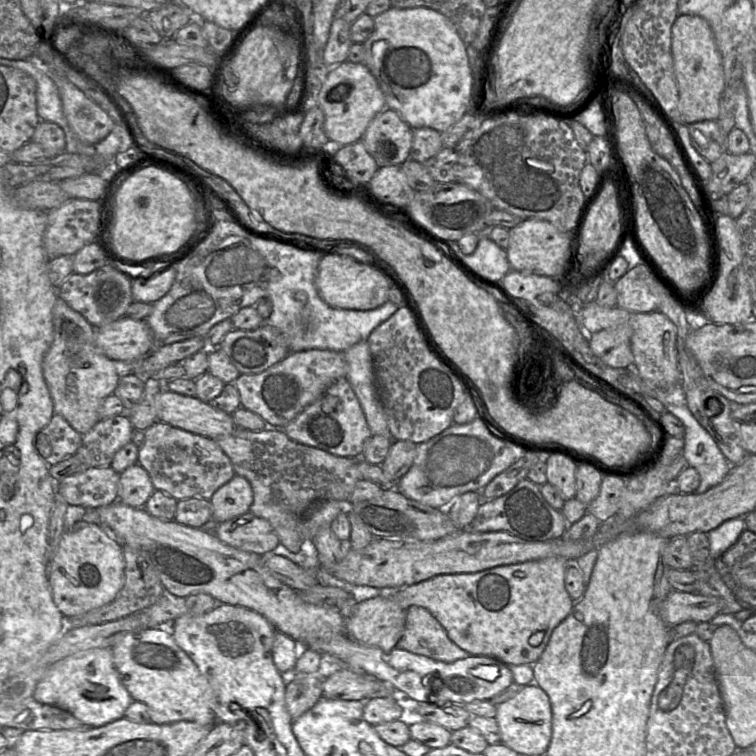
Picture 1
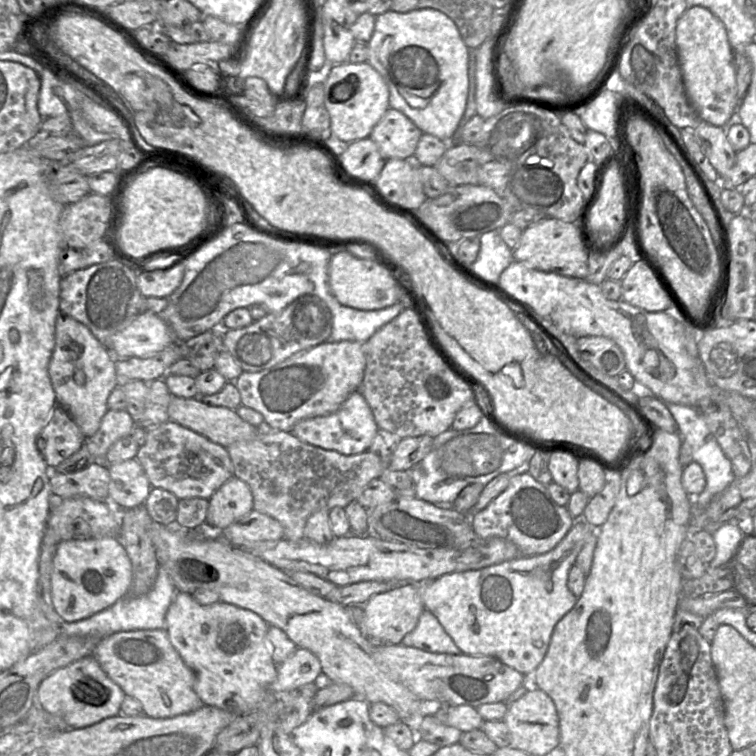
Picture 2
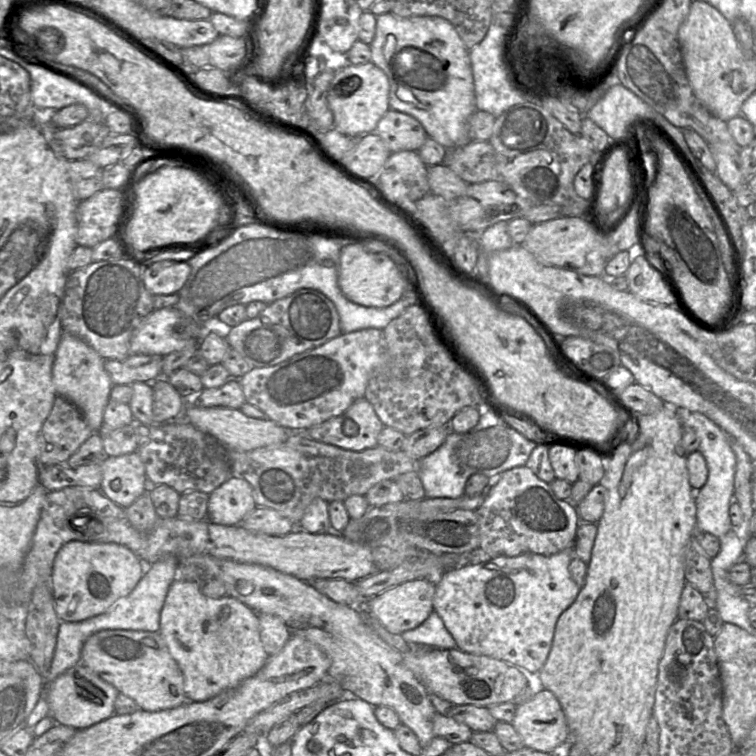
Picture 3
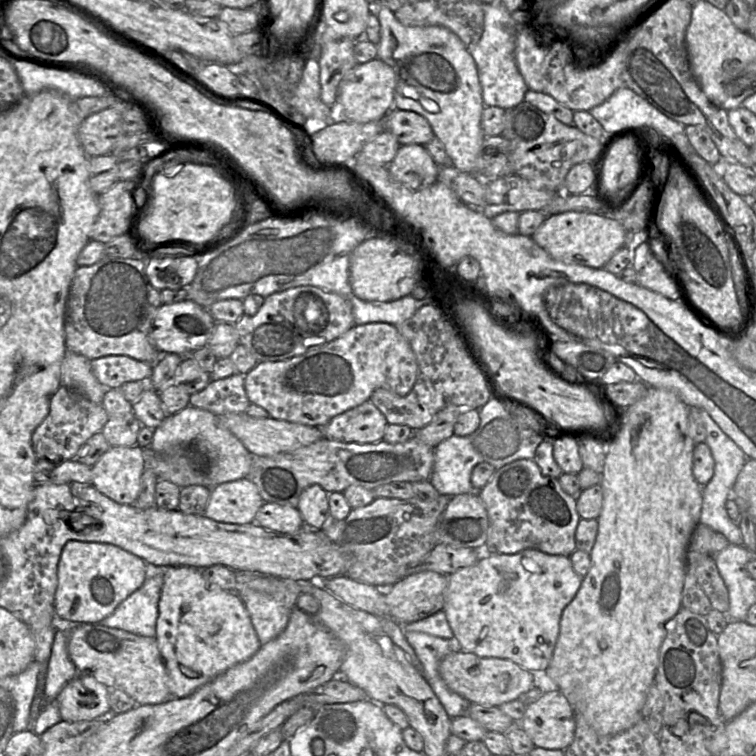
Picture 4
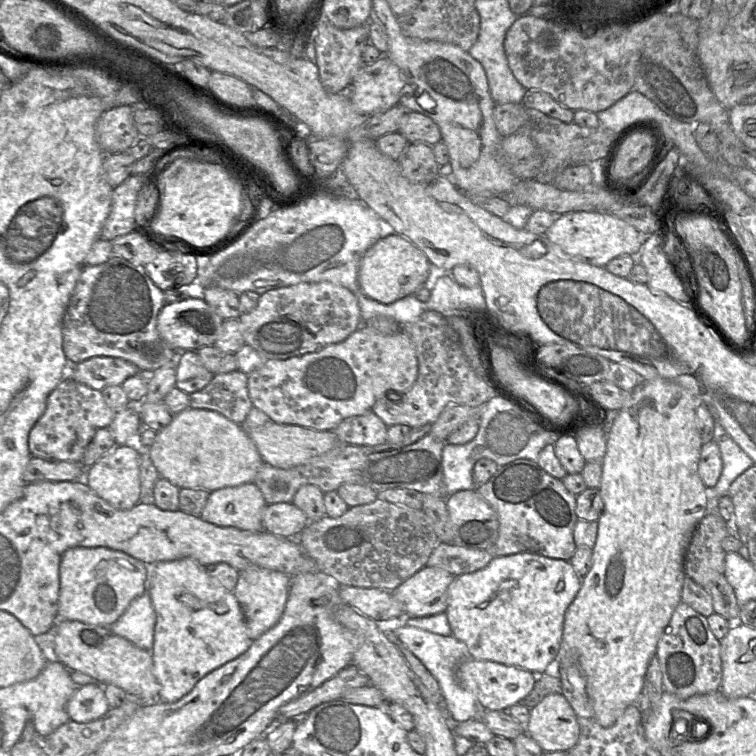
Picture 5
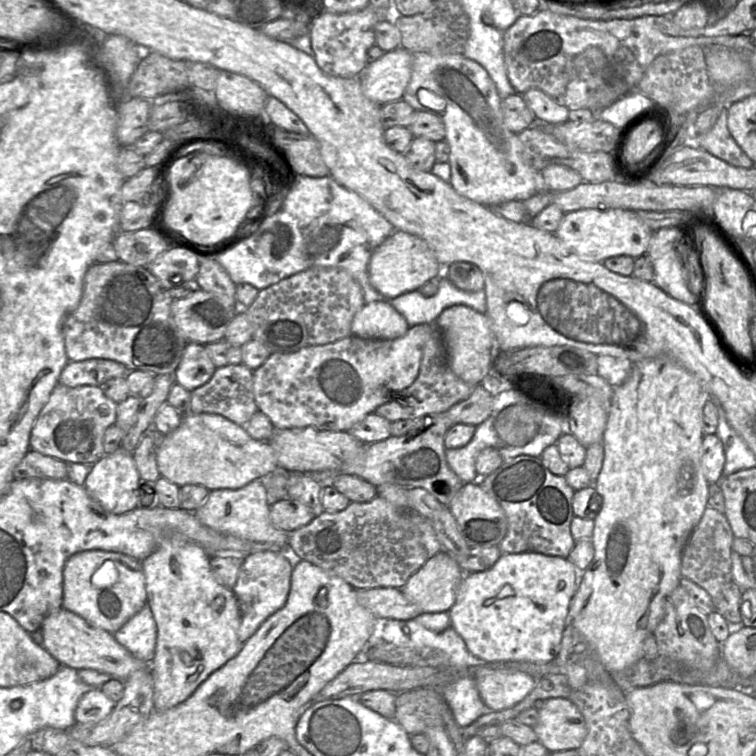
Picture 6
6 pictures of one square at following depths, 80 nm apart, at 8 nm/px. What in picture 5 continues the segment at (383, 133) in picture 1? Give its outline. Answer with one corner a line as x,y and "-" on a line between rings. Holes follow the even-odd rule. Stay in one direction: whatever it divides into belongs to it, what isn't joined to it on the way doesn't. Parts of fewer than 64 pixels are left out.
407,111
401,119
399,132
409,143
423,142
431,146
442,140
438,125
428,116

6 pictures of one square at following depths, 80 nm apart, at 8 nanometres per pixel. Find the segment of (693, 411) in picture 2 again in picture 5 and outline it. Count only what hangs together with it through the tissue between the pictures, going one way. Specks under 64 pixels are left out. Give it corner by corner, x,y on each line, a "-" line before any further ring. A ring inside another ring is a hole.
707,405
707,407
714,418
713,440
719,446
723,461
723,469
718,482
714,487
707,487
708,513
719,513
719,498
728,495
733,481
755,463
723,427
713,405

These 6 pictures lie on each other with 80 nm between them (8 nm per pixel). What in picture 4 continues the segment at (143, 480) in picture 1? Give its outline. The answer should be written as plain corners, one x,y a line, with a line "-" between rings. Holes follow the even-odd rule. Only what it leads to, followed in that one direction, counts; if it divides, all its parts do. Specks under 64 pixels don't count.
137,444
109,447
91,467
91,484
99,492
119,504
131,505
141,488
147,451

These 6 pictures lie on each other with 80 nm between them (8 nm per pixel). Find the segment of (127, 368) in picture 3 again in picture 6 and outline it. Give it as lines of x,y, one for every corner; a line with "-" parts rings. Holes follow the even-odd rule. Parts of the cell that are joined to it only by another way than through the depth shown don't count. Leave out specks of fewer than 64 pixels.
109,359
69,361
63,368
58,383
68,387
101,386
115,377
126,377
129,370

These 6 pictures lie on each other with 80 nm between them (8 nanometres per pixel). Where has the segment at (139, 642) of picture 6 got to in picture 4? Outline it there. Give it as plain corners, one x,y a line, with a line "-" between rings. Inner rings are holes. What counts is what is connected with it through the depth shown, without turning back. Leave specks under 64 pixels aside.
163,570
147,577
139,589
122,601
114,612
99,624
154,638
163,581

